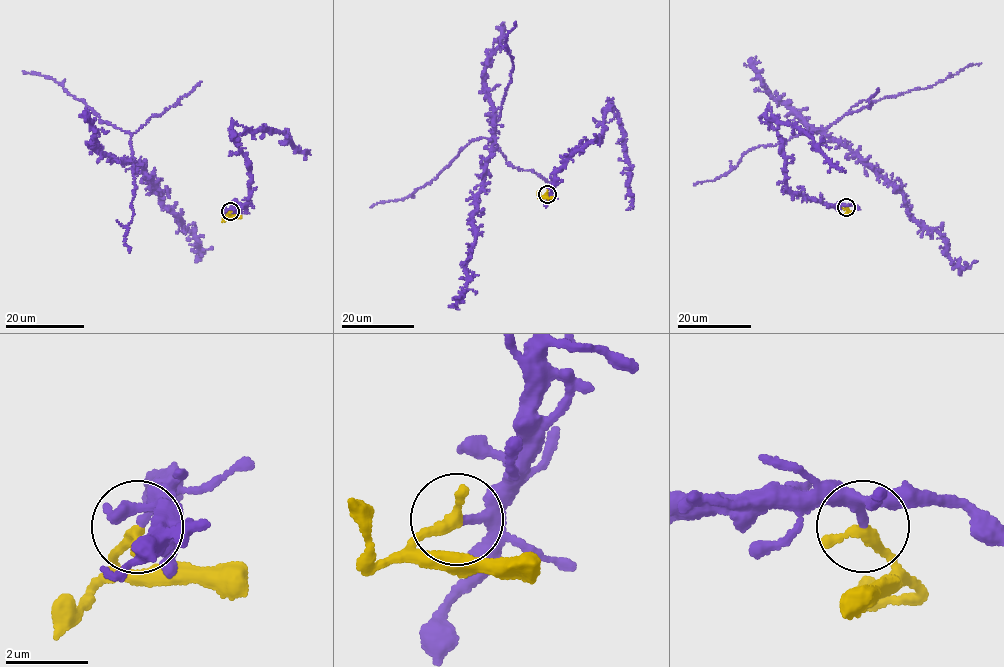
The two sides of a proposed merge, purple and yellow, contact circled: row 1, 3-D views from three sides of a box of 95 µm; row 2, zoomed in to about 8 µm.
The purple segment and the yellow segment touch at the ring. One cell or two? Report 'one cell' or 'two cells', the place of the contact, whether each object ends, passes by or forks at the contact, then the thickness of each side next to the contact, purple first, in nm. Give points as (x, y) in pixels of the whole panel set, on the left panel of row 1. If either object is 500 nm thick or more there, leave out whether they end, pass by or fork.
two cells; at (230, 211); purple passes by; yellow ends there; 170 nm thick on the purple side, 320 nm on the other

